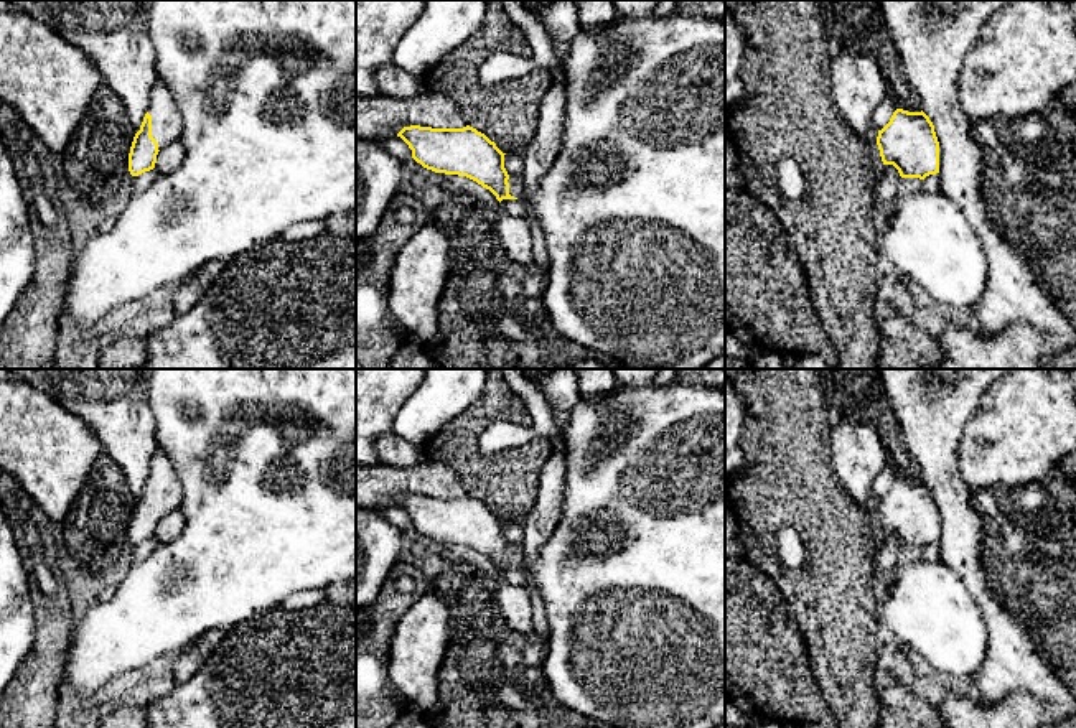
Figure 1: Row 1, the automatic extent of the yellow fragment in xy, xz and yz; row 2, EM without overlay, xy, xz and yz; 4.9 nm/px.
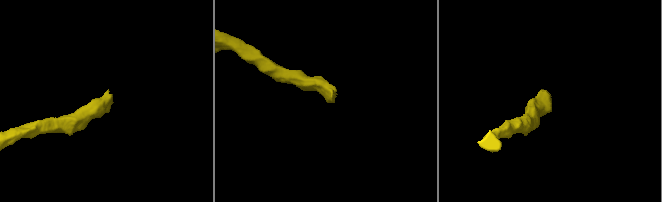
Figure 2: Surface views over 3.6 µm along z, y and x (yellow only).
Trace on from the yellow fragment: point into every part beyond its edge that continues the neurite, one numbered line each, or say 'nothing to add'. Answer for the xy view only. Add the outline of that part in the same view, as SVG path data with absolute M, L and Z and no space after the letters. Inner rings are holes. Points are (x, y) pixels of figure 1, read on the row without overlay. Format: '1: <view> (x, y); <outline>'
1: xy (167, 493); M158 450L150 461L148 483L152 484L152 506L158 519L180 509L183 488L170 458Z

